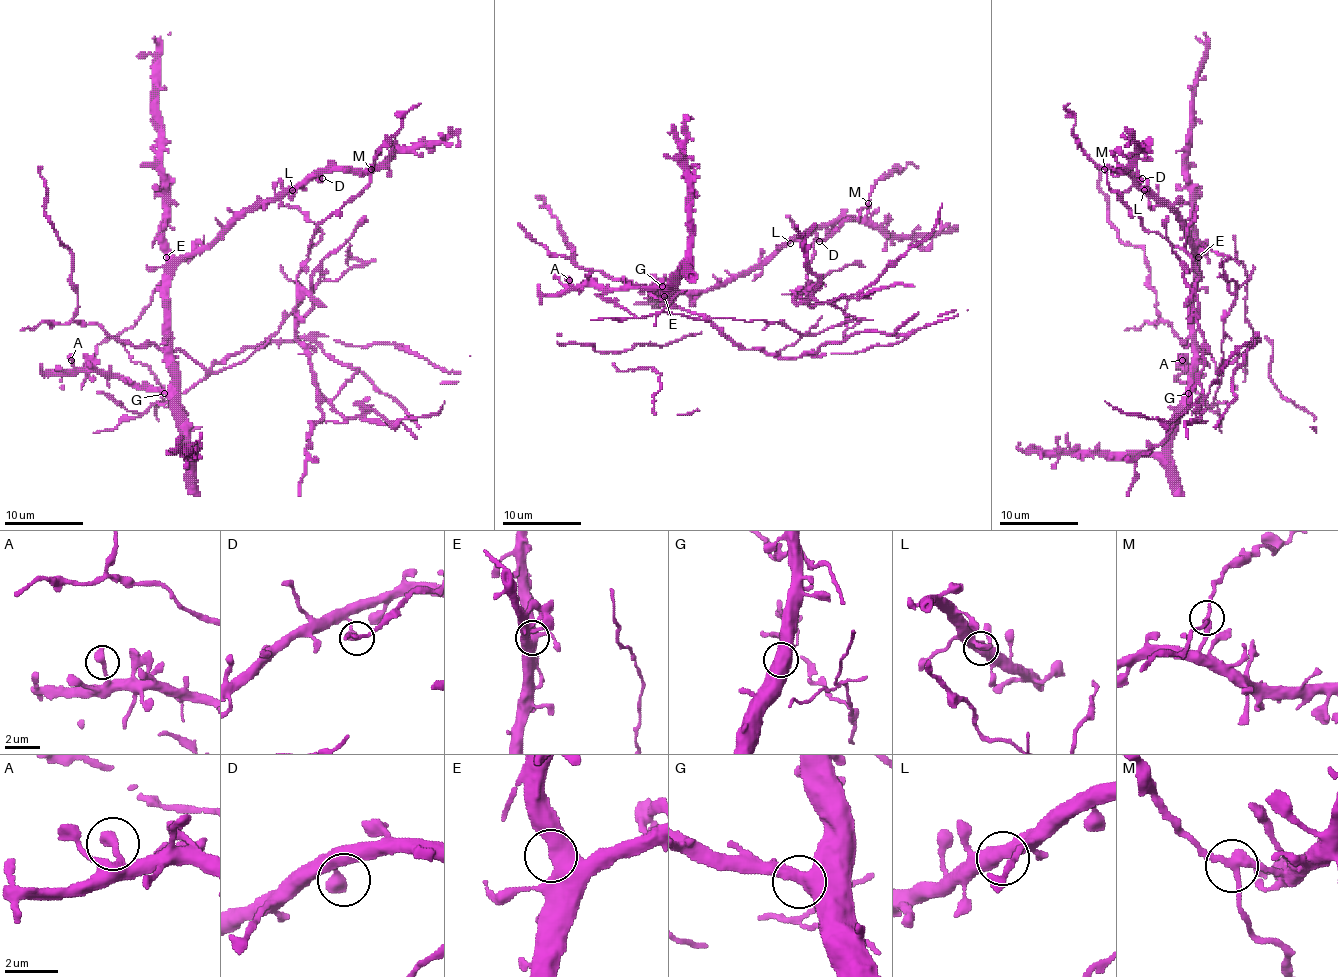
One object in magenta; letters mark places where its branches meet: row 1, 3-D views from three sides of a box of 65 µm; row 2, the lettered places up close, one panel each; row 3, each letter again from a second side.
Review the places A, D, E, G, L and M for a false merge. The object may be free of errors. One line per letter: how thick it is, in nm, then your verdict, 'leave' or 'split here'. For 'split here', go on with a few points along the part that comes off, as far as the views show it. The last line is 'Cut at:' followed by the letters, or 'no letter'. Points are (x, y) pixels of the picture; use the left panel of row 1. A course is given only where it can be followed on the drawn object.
A: 440 nm | leave
D: 440 nm | leave
E: 440 nm | leave
G: 550 nm | leave
L: 500 nm | leave
M: 280 nm | split here
Cut at: M

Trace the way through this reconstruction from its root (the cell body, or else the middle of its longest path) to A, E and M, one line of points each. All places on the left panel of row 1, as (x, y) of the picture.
A: (288, 188), (237, 216), (176, 267), (168, 289), (172, 385), (166, 391), (79, 371), (71, 360)
E: (288, 188), (237, 216), (210, 243), (178, 257), (166, 257)
M: (288, 188), (302, 186), (324, 172), (371, 168)

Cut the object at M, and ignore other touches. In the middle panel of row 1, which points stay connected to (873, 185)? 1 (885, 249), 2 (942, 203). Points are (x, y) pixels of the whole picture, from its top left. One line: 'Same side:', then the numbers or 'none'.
Same side: 2

